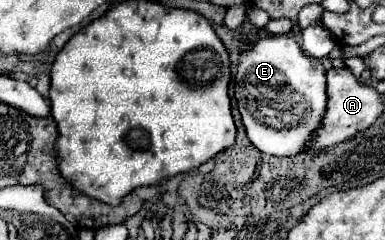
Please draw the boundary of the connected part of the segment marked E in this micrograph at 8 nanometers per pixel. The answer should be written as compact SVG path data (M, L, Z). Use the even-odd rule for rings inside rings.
M261 37L251 45L251 49L241 53L239 69L235 75L235 99L243 117L243 125L247 129L247 137L259 151L277 157L299 155L303 151L311 151L311 141L317 129L321 129L321 119L327 111L325 69L319 59L307 57L293 37Z

